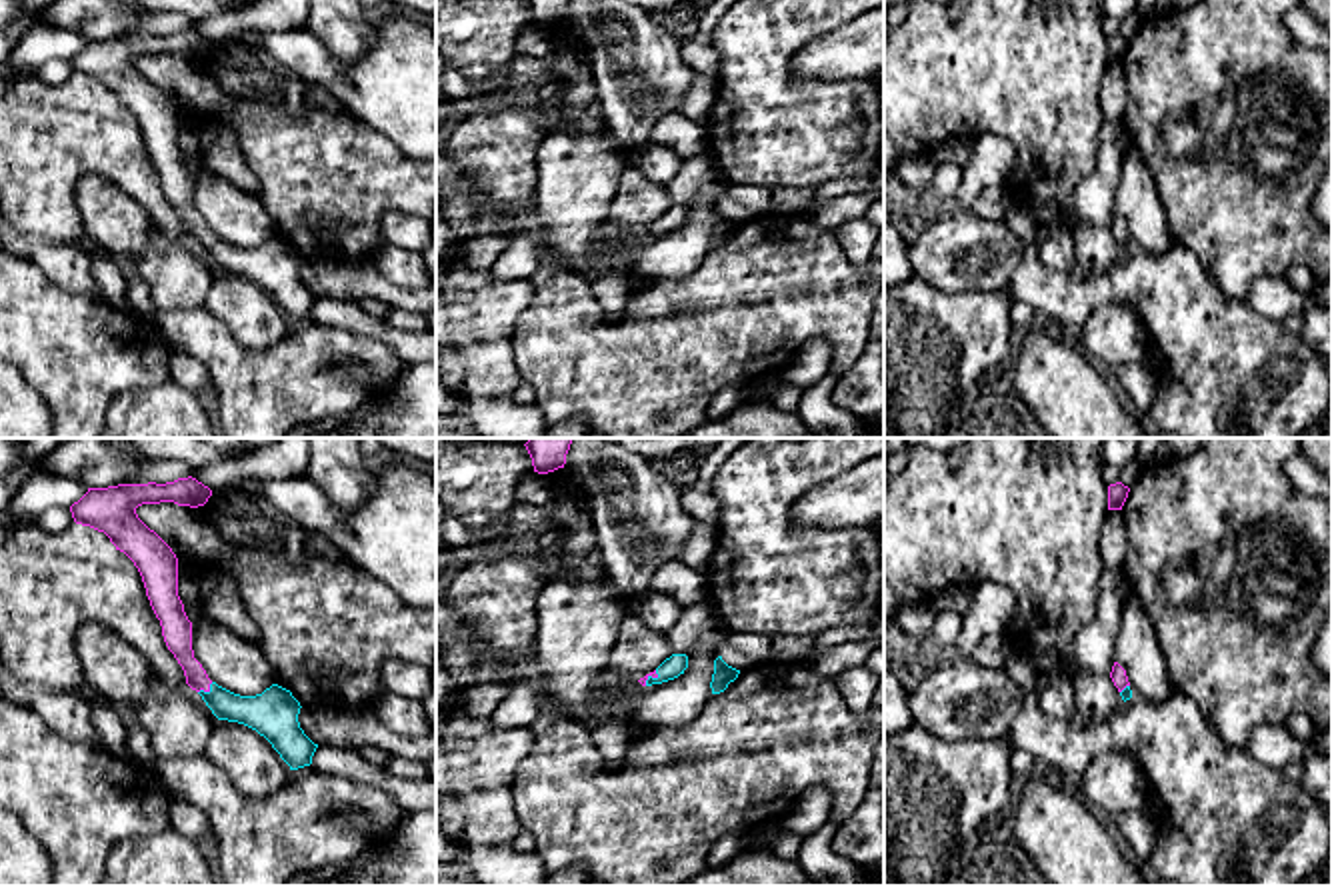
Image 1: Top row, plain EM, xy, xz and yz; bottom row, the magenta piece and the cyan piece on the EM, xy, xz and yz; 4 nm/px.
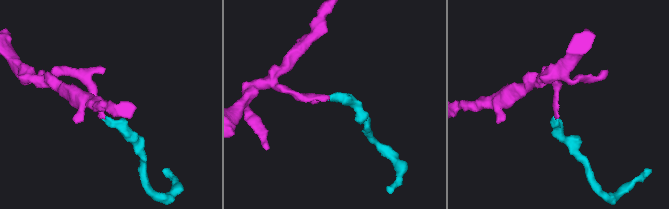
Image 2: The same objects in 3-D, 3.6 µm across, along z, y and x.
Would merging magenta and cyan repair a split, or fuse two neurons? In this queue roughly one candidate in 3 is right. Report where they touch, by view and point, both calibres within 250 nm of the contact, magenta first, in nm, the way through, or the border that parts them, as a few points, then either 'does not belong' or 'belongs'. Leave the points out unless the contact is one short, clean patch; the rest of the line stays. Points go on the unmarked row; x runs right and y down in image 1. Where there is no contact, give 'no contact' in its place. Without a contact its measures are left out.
contact xy (206, 242); calibres 110 and 160 nm; way xy (178, 188), (184, 210), (206, 242), (228, 258), (264, 264); belongs

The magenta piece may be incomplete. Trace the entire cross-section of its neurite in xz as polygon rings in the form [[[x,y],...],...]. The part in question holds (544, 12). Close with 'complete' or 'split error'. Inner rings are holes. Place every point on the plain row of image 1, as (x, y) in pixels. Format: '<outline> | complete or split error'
[[[526,0],[526,2],[532,10],[534,24],[548,26],[558,20],[564,20],[566,6],[570,0]]] | complete

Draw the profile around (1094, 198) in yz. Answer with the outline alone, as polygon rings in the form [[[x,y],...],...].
[[[1104,122],[1100,134],[1098,164],[1076,190],[1076,214],[1082,224],[1110,226],[1114,198],[1122,182],[1124,148],[1120,146],[1122,122]]]

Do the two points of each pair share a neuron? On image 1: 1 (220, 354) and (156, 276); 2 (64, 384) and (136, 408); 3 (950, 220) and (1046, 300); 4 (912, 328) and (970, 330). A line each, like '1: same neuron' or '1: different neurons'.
1: different neurons
2: different neurons
3: different neurons
4: same neuron

